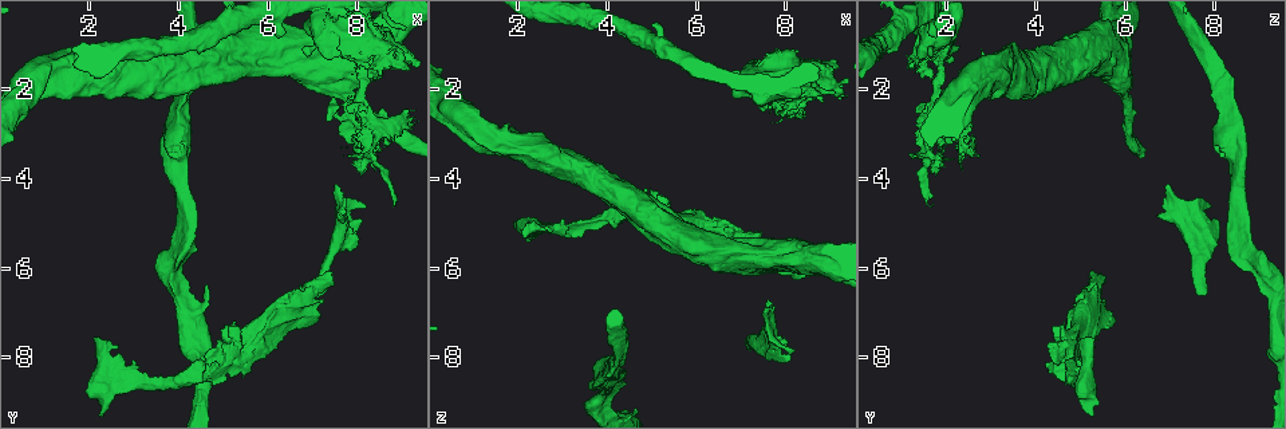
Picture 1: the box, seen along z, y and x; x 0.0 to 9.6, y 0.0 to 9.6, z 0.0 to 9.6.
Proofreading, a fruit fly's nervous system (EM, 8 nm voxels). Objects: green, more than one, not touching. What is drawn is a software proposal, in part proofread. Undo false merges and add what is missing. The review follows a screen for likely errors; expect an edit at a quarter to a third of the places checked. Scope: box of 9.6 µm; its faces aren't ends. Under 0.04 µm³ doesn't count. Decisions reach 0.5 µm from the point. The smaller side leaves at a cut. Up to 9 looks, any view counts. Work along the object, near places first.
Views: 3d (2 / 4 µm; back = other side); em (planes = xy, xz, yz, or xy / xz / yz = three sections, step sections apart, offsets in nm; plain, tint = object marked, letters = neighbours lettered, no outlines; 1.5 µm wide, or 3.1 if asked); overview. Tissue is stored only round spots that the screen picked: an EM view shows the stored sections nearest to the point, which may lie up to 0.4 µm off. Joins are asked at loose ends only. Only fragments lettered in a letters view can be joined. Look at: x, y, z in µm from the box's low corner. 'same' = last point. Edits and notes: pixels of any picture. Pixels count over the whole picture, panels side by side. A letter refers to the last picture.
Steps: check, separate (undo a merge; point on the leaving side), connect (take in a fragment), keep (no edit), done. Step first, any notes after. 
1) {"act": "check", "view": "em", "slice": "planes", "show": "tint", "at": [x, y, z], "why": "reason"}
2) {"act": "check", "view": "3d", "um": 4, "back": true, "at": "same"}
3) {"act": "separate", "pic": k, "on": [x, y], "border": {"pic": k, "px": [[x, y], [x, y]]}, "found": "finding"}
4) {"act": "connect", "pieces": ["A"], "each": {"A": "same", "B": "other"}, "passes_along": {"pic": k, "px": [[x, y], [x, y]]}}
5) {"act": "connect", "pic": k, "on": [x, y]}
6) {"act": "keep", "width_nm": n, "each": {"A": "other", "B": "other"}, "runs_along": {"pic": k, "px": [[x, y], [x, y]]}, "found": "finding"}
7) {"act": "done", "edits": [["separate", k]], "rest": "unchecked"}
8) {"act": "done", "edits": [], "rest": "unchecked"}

{"act": "check", "view": "3d", "um": 2, "at": [7.40, 6.25, 5.55]}

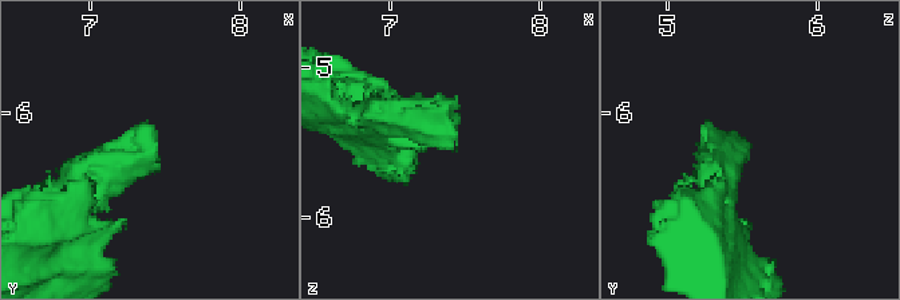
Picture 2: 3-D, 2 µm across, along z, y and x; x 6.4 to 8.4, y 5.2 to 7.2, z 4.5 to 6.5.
{"act": "check", "view": "em", "slice": "yz", "step": 8, "show": "plain", "at": [7.42, 6.22, 5.54]}

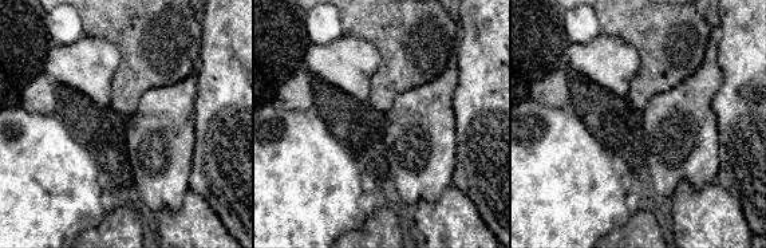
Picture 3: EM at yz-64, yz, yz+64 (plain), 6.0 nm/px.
{"act": "check", "view": "em", "slice": "yz", "step": 8, "show": "letters", "at": "same", "why": "what lies round it"}

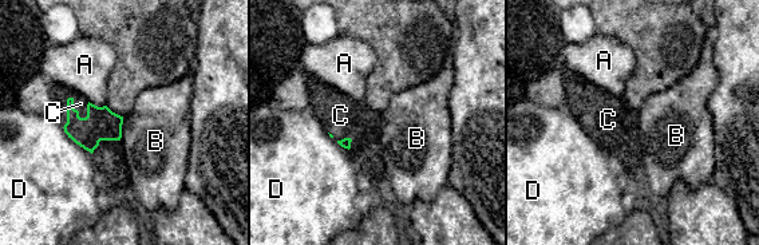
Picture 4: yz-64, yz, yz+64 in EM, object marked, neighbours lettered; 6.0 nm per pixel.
{"act": "connect", "pieces": ["C"], "width_nm": 200, "longest_contact_nm": ["D", 240], "each": {"A": "other", "B": "other", "C": "same", "D": "other"}, "found": "the cell continues"}

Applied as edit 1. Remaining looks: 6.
{"act": "check", "view": "overview", "why": "see it whole again"}

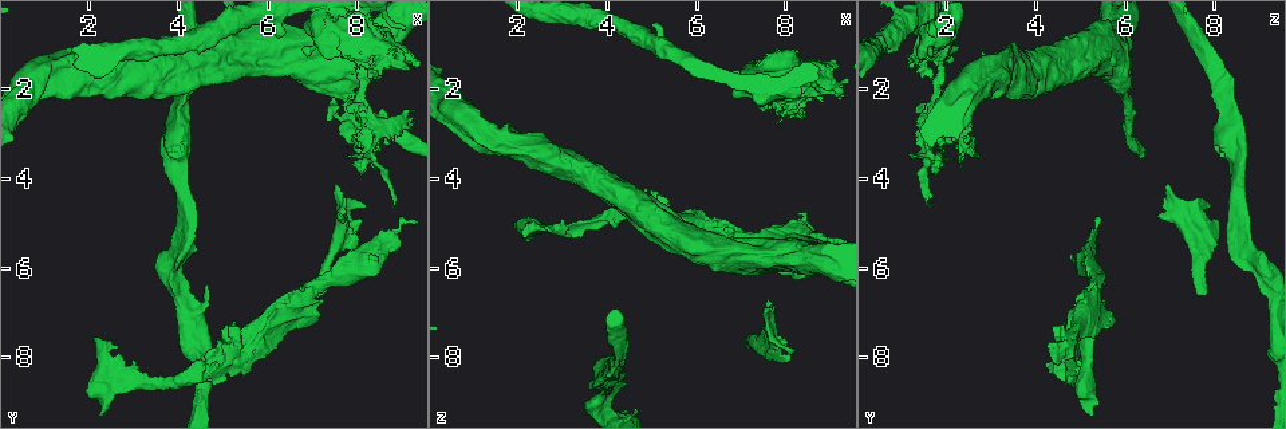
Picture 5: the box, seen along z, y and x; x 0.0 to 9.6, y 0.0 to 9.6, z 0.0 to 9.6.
{"act": "check", "view": "3d", "um": 2, "at": [8.80, 4.60, 1.60], "why": "tapers out"}

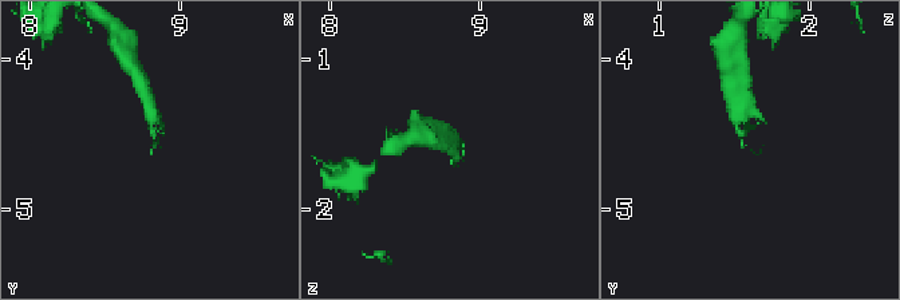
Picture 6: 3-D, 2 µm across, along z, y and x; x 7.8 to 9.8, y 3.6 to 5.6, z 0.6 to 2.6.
{"act": "check", "view": "em", "slice": "xz", "step": 8, "show": "letters", "at": [8.88, 4.54, 1.56]}

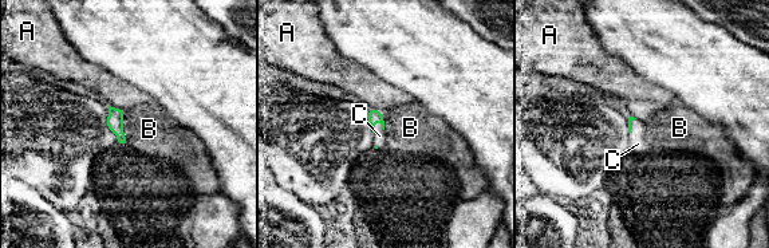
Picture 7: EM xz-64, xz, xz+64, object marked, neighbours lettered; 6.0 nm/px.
{"act": "keep", "each": {"A": "other", "B": "other", "C": "other"}, "border": {"pic": 7, "px": [[379, 122], [373, 132]]}, "found": "none of them fits"}

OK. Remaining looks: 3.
{"act": "check", "view": "3d", "um": 2, "at": [7.80, 2.20, 2.55], "why": "an open end"}

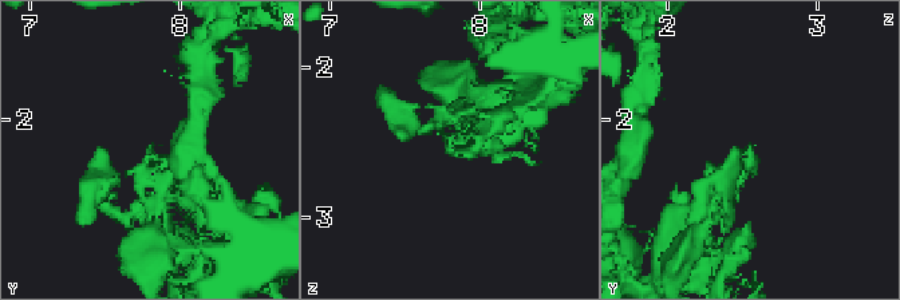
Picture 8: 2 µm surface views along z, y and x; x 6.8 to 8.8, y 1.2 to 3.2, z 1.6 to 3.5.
{"act": "check", "view": "em", "slice": "xy", "step": 8, "show": "letters", "at": [7.80, 2.20, 2.56]}

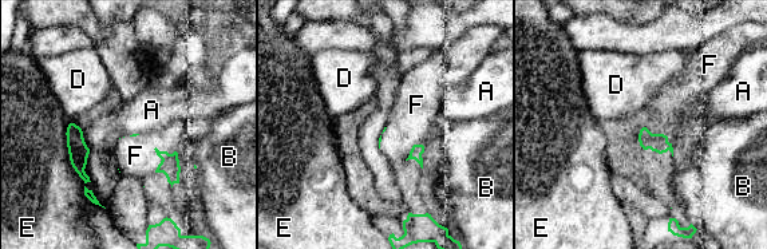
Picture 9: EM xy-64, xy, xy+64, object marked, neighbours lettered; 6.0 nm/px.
{"act": "check", "view": "em", "slice": "planes", "show": "letters", "at": "same", "why": "another direction"}

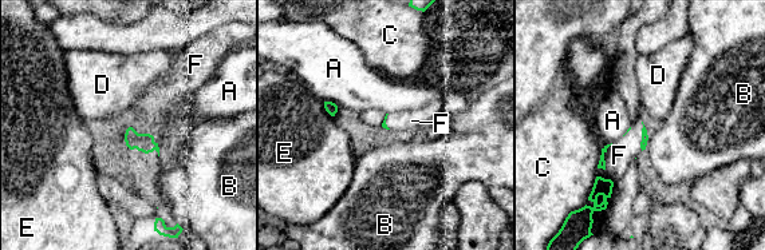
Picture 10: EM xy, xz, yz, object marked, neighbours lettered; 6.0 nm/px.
{"act": "keep", "each": {"A": "other", "B": "other", "C": "other", "D": "other", "E": "other", "F": "other"}, "border": {"pic": 10, "px": [[641, 122], [642, 151]]}, "found": "no lettered fragment goes on from it"}

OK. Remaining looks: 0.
{"act": "done", "edits": [["connect", 4]], "rest": "unchecked"}

